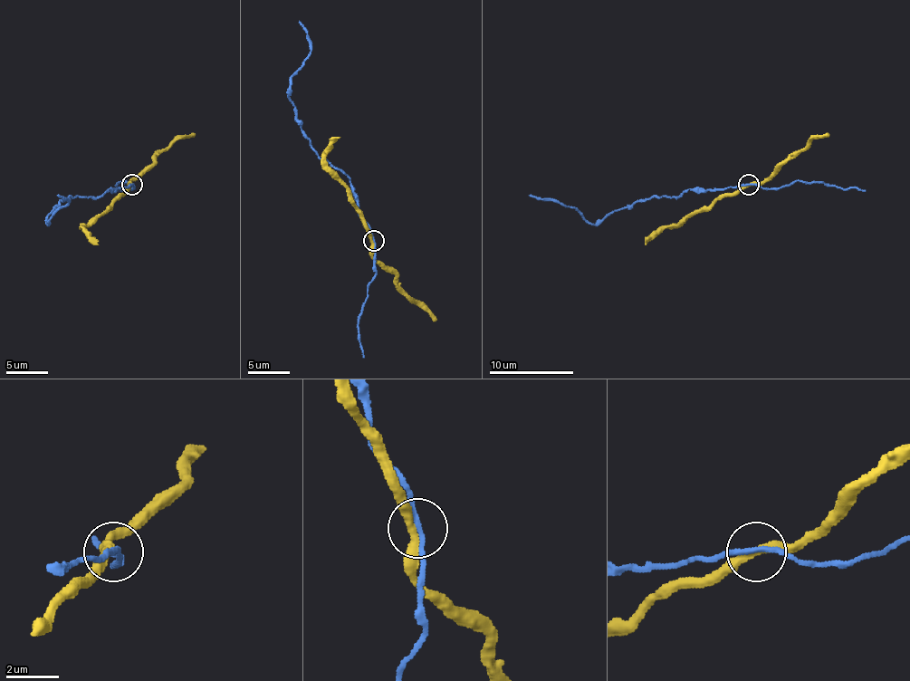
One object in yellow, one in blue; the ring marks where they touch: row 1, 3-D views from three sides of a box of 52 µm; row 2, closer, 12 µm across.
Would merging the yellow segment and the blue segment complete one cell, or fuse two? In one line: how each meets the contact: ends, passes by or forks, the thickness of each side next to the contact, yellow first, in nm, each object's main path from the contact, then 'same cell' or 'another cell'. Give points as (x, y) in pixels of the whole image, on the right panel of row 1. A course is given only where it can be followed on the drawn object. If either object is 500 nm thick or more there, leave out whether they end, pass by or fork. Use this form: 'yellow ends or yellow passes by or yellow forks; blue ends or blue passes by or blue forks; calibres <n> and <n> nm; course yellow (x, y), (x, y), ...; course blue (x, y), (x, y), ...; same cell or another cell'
yellow passes by; blue passes by; calibres 320 and 180 nm; course yellow (749, 185), (720, 196), (709, 206), (659, 229), (645, 244); course blue (749, 185), (686, 189), (678, 197), (659, 196), (638, 200), (602, 219), (588, 223), (560, 202), (529, 196); same cell

